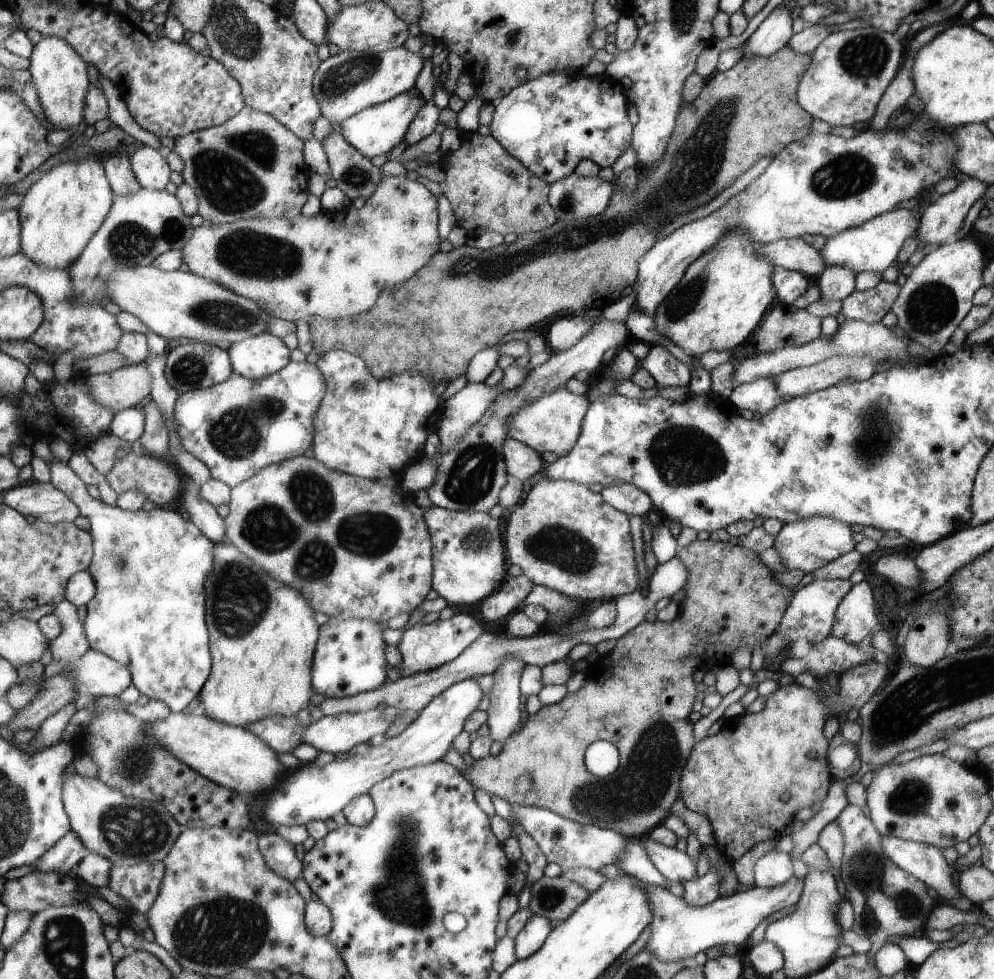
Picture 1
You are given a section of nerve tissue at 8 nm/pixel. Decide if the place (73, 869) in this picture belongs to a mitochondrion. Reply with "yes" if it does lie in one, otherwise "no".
no

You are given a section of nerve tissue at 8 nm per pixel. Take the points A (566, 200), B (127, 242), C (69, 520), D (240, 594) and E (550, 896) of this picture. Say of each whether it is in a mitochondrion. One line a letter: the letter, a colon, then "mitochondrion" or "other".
A: mitochondrion
B: mitochondrion
C: other
D: mitochondrion
E: mitochondrion

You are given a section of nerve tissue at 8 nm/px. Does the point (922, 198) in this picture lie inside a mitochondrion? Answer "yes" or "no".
no

